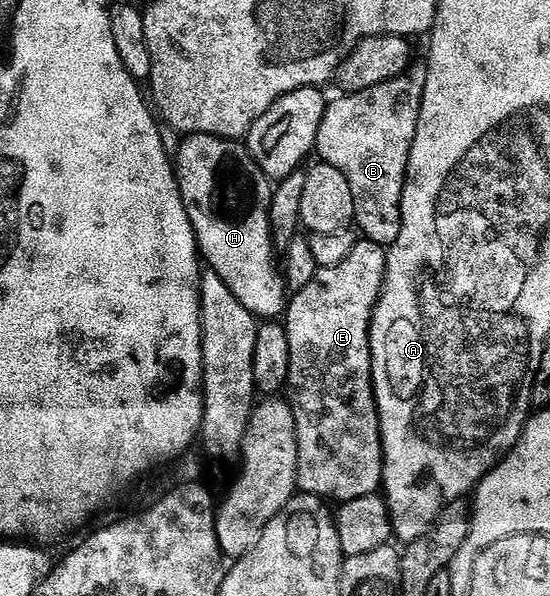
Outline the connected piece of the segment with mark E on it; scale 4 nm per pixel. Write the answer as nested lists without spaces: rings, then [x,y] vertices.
[[[363,238],[351,247],[351,252],[337,266],[319,268],[313,280],[300,292],[290,297],[285,313],[285,327],[289,338],[289,378],[286,391],[291,392],[289,403],[295,419],[297,450],[299,451],[299,469],[297,470],[297,488],[300,493],[318,496],[324,502],[346,502],[376,495],[383,483],[383,444],[379,439],[379,413],[375,407],[375,394],[371,387],[371,316],[375,312],[375,303],[383,291],[383,277],[387,273],[387,252],[384,245],[375,244]]]

